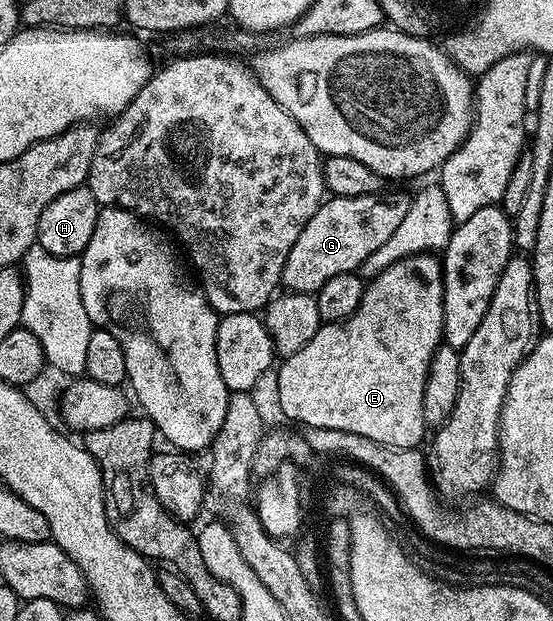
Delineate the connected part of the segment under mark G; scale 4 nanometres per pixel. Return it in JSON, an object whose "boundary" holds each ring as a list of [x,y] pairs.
{"boundary":[[[379,192],[368,196],[327,197],[318,211],[304,224],[304,232],[296,236],[296,244],[288,252],[281,285],[295,294],[314,294],[332,276],[355,273],[376,248],[381,248],[396,232],[400,220],[408,212],[409,197]]]}

